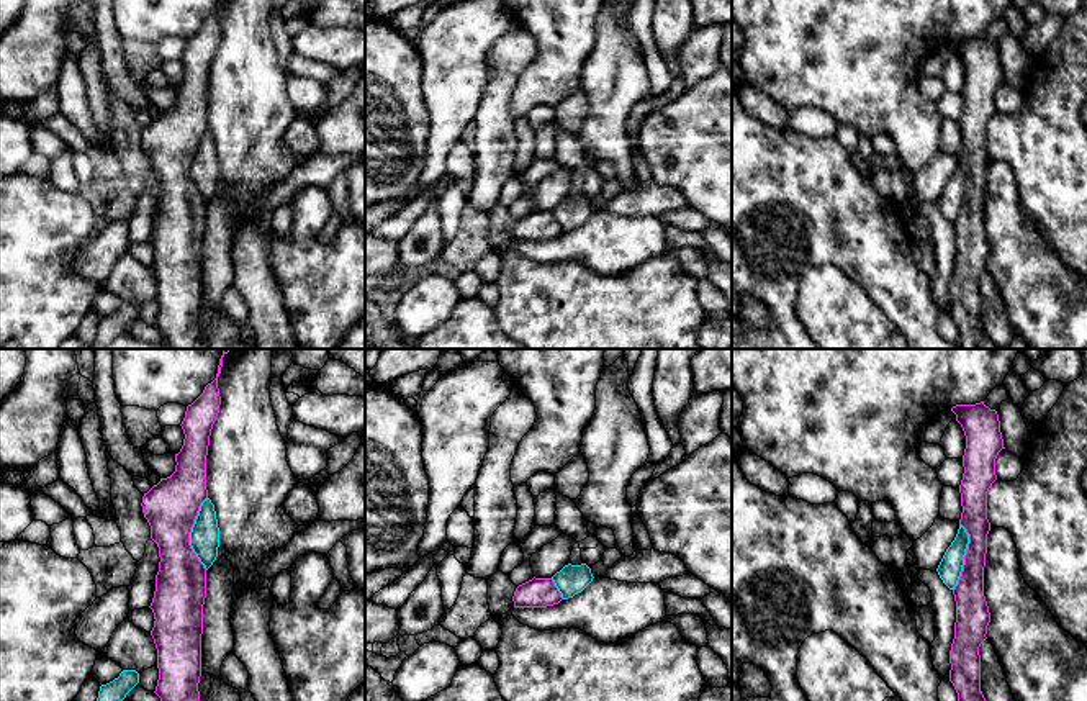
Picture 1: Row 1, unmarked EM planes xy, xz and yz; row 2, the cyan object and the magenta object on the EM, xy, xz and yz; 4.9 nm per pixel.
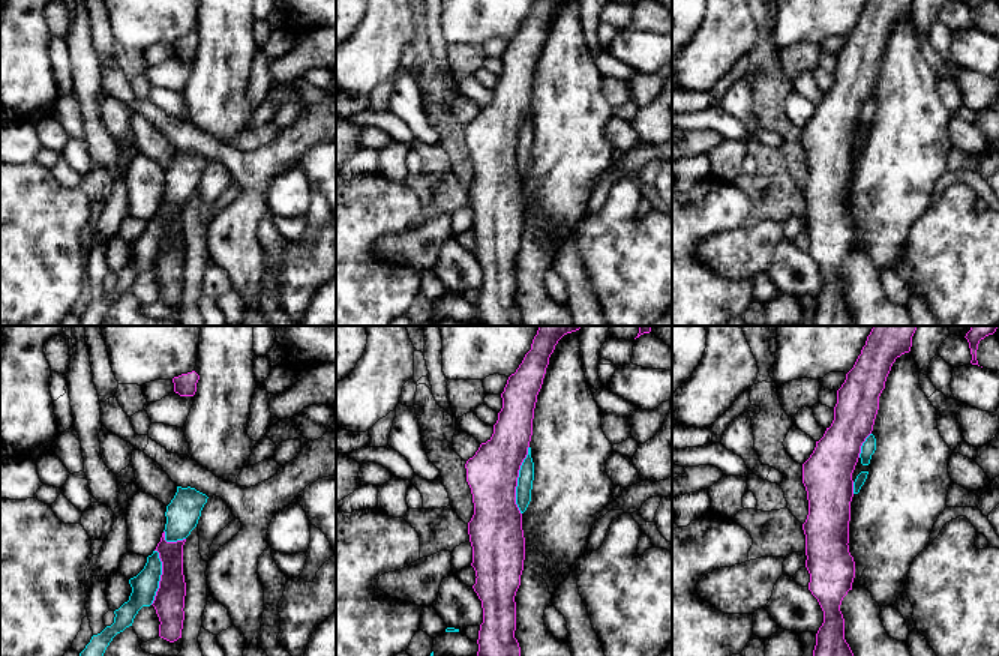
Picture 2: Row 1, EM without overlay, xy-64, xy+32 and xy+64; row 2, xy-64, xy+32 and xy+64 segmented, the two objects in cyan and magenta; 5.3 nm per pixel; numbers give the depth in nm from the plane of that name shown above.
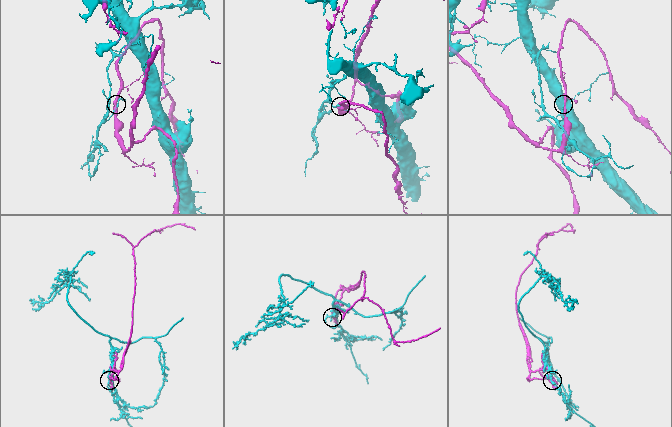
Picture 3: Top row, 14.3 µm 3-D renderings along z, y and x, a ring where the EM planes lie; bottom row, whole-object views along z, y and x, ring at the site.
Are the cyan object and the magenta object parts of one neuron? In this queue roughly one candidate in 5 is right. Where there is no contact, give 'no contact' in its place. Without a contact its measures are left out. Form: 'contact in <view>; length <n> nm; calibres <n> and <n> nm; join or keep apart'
contact in xy; length 360 nm; calibres 140 and 260 nm; keep apart

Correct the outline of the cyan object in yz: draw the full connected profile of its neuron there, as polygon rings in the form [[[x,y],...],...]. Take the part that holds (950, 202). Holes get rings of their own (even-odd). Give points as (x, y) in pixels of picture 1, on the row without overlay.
[[[959,157],[954,174],[946,182],[946,185],[936,201],[940,211],[949,223],[954,223],[954,219],[958,218],[958,213],[961,210],[967,177],[969,177],[969,167]]]

